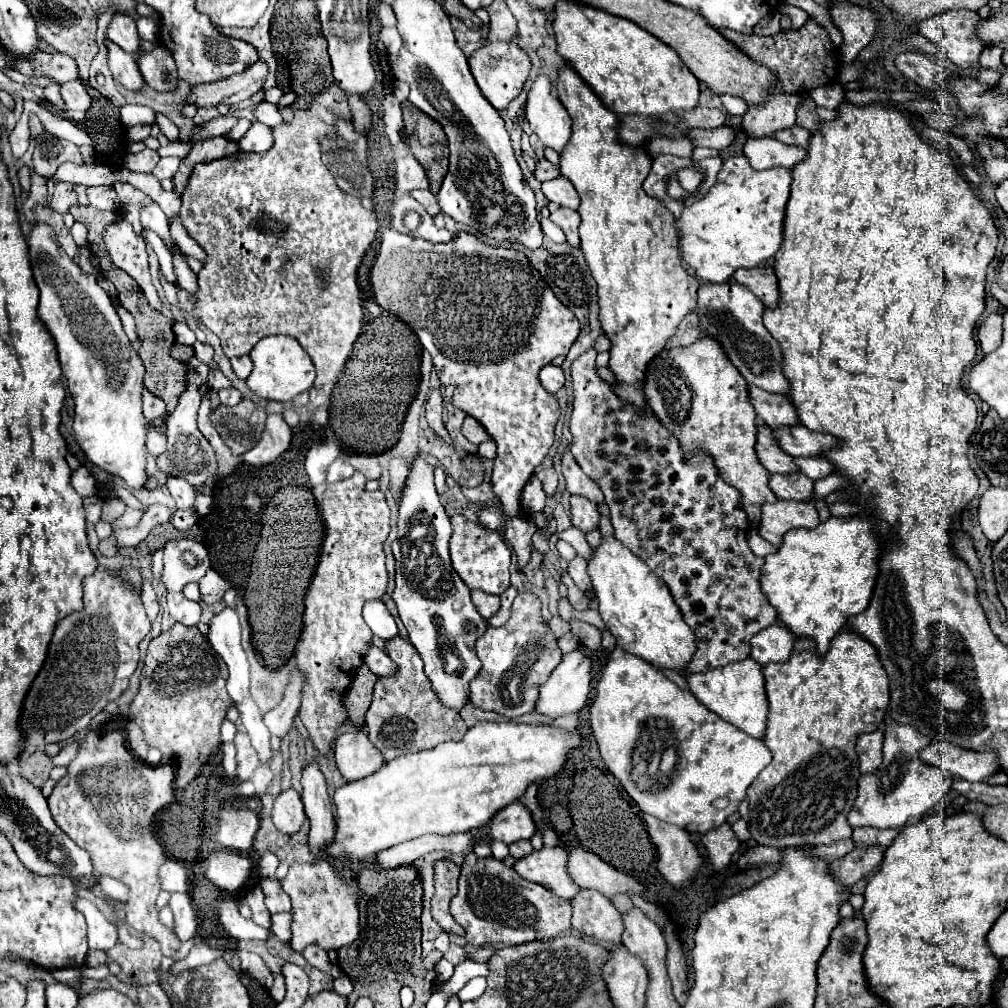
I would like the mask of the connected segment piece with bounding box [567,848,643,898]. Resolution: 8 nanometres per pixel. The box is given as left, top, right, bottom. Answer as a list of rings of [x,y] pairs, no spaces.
[[[583,848],[569,850],[567,868],[569,868],[571,880],[579,888],[599,890],[607,898],[611,898],[617,892],[623,892],[623,894],[629,894],[629,892],[641,894],[643,892],[643,886],[635,878],[621,874],[619,870],[615,870],[613,866],[603,862],[599,856],[595,856],[589,850],[583,850]]]

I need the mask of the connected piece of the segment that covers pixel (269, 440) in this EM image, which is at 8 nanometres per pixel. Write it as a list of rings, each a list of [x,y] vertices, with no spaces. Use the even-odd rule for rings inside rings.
[[[269,414],[261,440],[253,450],[245,452],[241,460],[261,468],[275,462],[289,448],[289,444],[291,444],[291,428],[287,426],[281,414]]]

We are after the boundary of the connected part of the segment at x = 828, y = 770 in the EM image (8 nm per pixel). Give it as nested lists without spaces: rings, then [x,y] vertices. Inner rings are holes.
[[[845,628],[831,640],[831,648],[825,656],[819,656],[813,640],[795,640],[791,658],[787,664],[767,664],[763,668],[765,694],[769,700],[767,730],[763,742],[771,750],[771,764],[749,786],[745,800],[739,806],[739,814],[747,818],[753,840],[763,846],[775,846],[779,850],[805,844],[833,844],[851,836],[847,814],[857,796],[859,758],[855,754],[855,738],[861,732],[875,732],[889,708],[889,678],[883,670],[877,650],[853,630]],[[759,824],[771,824],[769,830],[759,830]]]

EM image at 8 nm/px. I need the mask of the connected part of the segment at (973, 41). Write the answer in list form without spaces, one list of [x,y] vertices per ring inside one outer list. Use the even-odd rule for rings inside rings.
[[[951,10],[931,16],[919,22],[919,34],[933,40],[949,60],[961,68],[975,68],[983,44],[975,34],[975,24],[979,22],[977,12]]]

